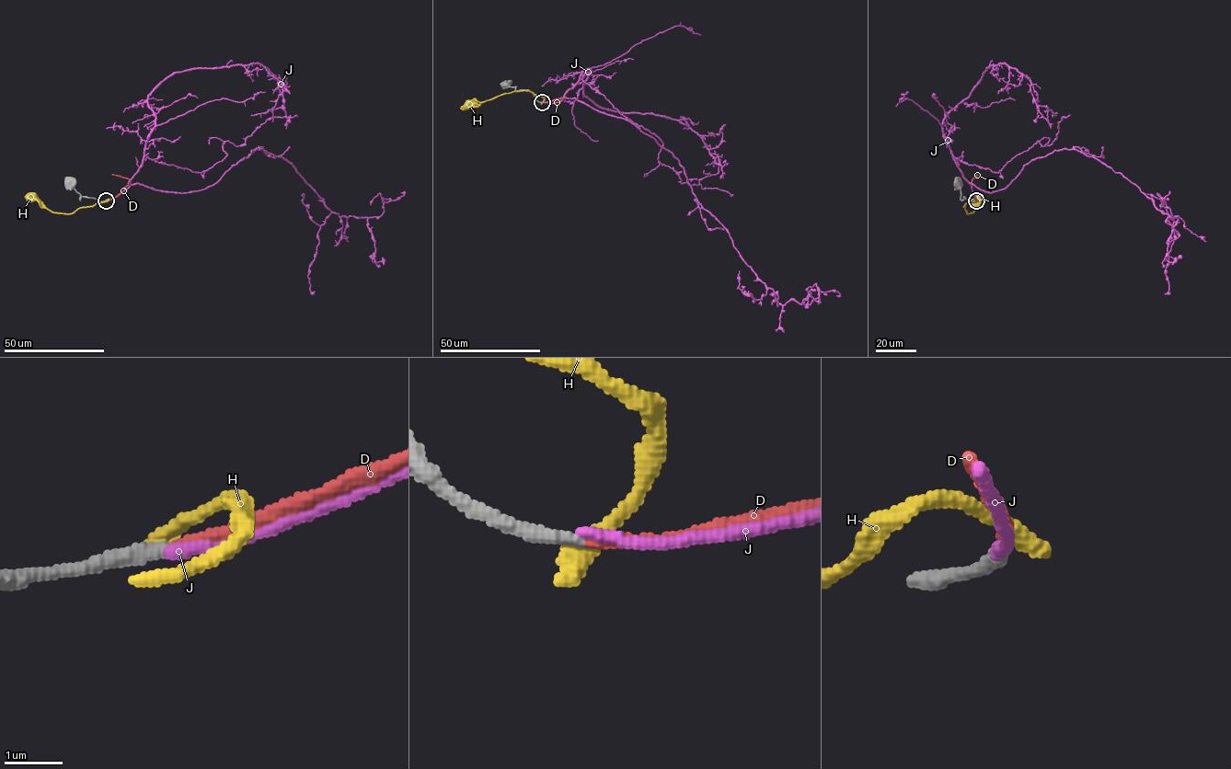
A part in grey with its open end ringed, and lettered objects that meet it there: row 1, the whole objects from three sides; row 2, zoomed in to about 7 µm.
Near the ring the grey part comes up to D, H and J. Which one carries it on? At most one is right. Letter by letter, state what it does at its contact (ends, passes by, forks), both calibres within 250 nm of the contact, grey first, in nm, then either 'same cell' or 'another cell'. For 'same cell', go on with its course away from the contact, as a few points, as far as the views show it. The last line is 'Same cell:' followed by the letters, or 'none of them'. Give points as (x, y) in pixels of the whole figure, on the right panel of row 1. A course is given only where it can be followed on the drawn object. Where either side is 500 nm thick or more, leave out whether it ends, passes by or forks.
D: it ends; calibres 280 and 200 nm; same cell; course (975, 200), (971, 183), (977, 175)
H: it ends; calibres 280 and 400 nm; another cell
J: it ends; calibres 280 and 200 nm; another cell
Same cell: D

